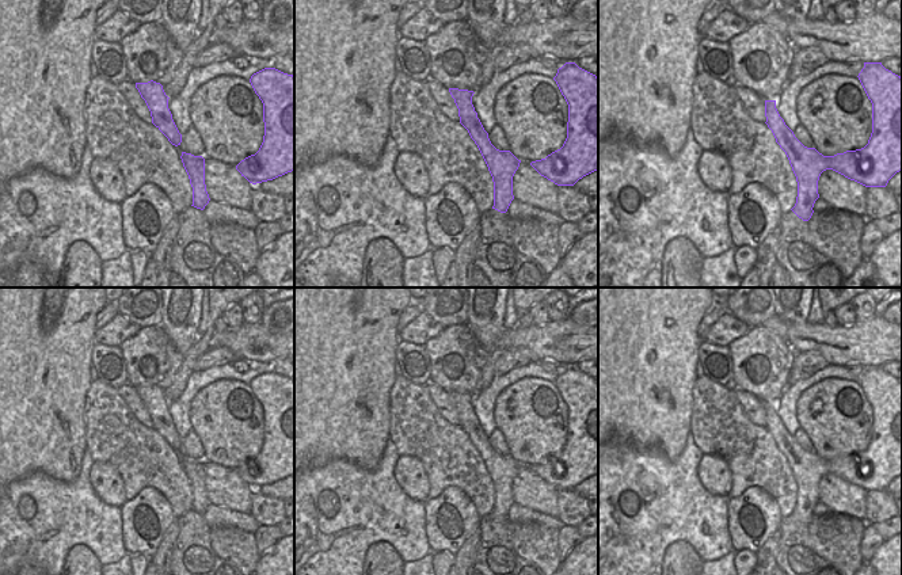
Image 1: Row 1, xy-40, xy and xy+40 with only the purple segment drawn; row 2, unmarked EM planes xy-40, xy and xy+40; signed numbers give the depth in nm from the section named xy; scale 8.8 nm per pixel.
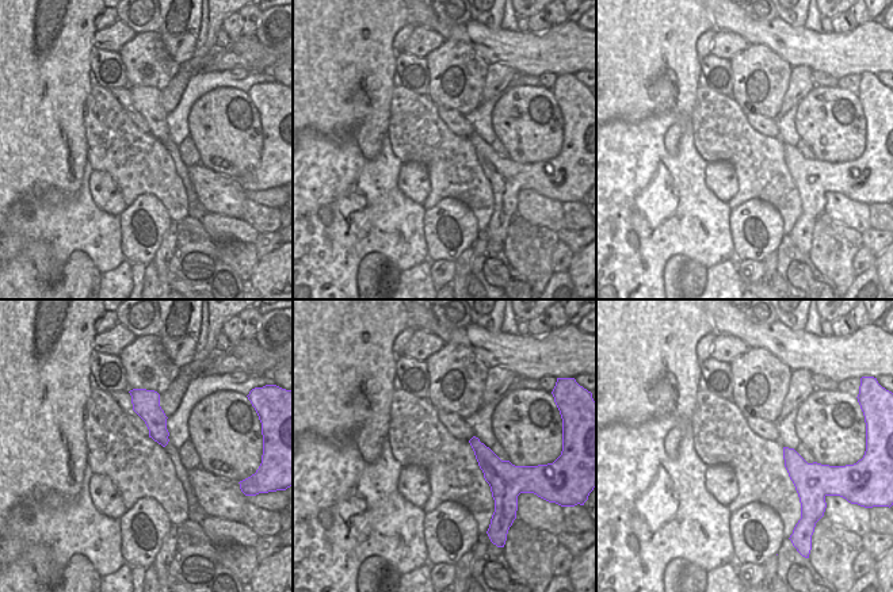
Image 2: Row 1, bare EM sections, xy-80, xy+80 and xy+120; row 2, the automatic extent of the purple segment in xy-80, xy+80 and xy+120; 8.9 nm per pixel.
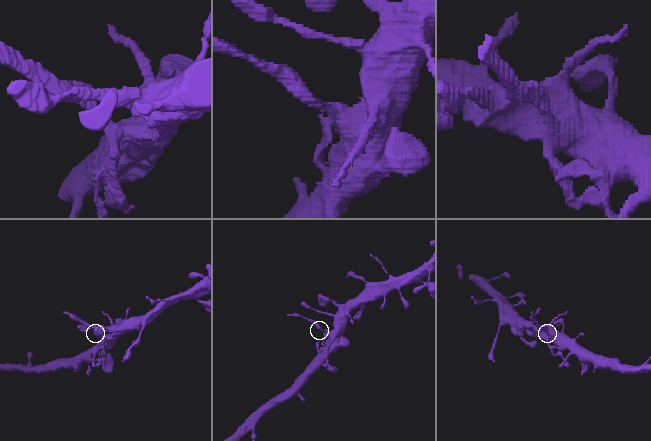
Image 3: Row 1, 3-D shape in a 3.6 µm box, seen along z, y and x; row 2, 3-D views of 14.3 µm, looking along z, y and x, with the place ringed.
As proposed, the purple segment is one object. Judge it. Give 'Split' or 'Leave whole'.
Split.

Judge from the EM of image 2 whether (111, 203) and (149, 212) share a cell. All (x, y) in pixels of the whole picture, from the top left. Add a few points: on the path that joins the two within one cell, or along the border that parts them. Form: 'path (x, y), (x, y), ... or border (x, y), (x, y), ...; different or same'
border (126, 206), (118, 216); different

